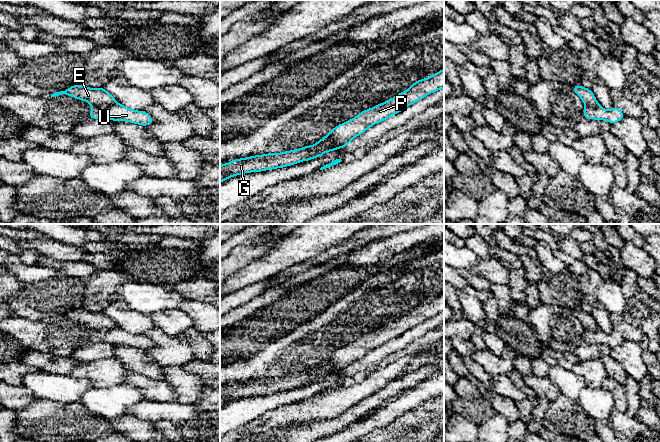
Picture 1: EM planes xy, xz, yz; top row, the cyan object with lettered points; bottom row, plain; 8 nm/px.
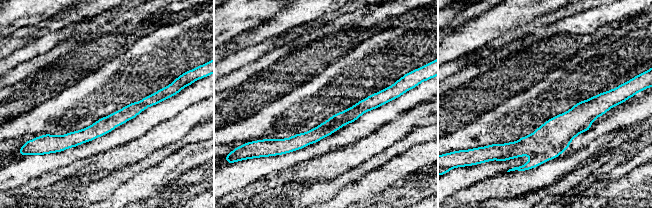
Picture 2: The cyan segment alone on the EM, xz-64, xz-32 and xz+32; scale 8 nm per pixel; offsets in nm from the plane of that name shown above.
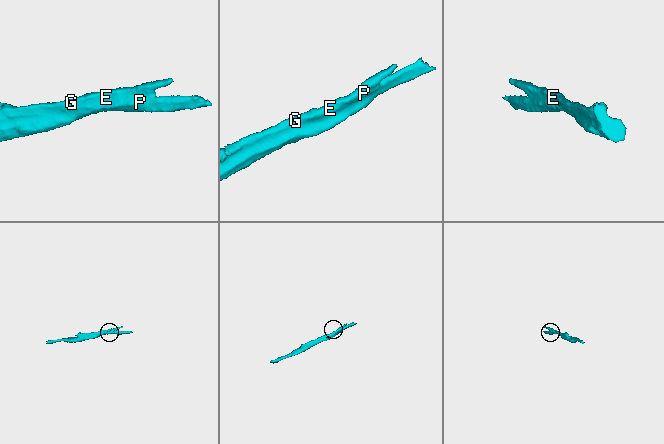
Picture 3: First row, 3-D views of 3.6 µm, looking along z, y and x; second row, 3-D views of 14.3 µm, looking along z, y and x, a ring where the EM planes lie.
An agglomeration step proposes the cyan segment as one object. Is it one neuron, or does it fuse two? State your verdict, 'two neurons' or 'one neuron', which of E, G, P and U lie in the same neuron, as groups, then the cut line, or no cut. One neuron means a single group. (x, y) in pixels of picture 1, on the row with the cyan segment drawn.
two neurons; E G / P U; cut in xz along (328, 143), (323, 152), (312, 154), (303, 160)

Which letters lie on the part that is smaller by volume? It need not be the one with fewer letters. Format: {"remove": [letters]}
{"remove": ["E", "G"]}

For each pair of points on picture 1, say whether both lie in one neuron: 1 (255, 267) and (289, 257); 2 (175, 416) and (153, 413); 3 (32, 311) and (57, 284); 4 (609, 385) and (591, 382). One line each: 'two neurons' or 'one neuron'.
1: one neuron
2: one neuron
3: one neuron
4: two neurons

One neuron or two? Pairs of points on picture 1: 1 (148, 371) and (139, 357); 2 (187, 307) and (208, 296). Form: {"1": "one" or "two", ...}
{"1": "one", "2": "two"}

